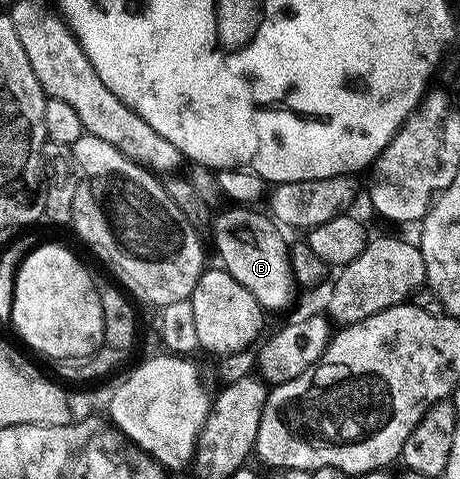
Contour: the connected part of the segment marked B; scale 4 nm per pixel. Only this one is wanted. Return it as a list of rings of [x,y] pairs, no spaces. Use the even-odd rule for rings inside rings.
[[[231,205],[229,209],[218,213],[212,220],[213,223],[213,239],[215,247],[219,251],[222,266],[227,273],[233,275],[236,279],[259,303],[266,312],[279,311],[287,308],[295,299],[296,291],[299,286],[295,282],[292,274],[292,265],[290,257],[290,244],[286,241],[281,233],[282,228],[268,215],[261,214],[257,210],[245,205]]]

